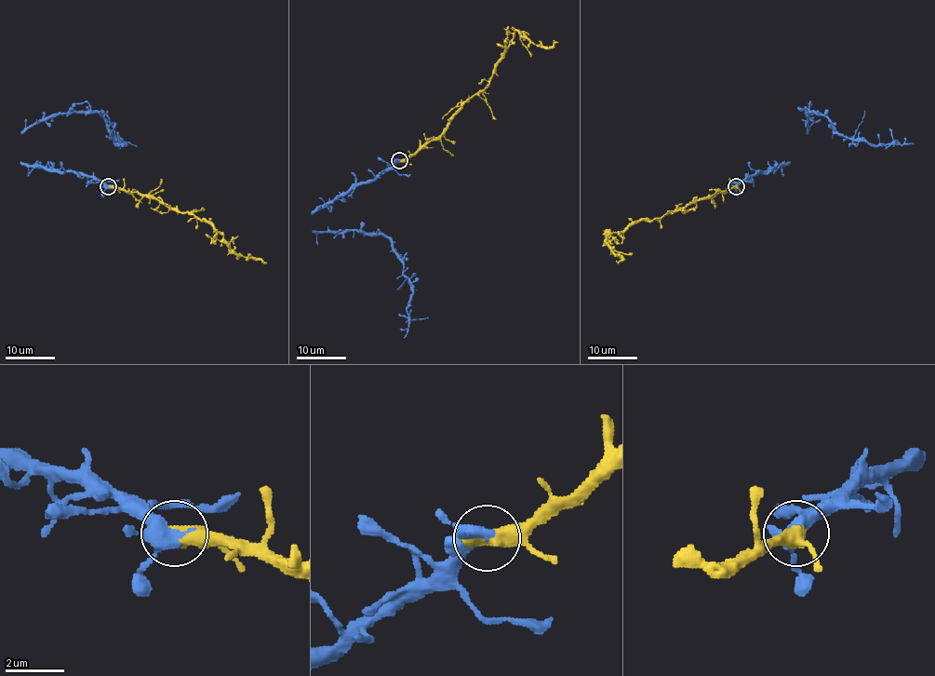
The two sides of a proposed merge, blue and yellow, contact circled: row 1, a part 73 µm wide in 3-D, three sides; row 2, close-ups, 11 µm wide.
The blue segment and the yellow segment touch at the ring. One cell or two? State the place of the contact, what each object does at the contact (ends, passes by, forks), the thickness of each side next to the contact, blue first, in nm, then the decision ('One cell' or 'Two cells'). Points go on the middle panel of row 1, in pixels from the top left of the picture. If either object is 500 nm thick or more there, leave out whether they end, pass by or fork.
Place: (399, 160). Thickness 400 nm (blue) against 600 nm. One cell

